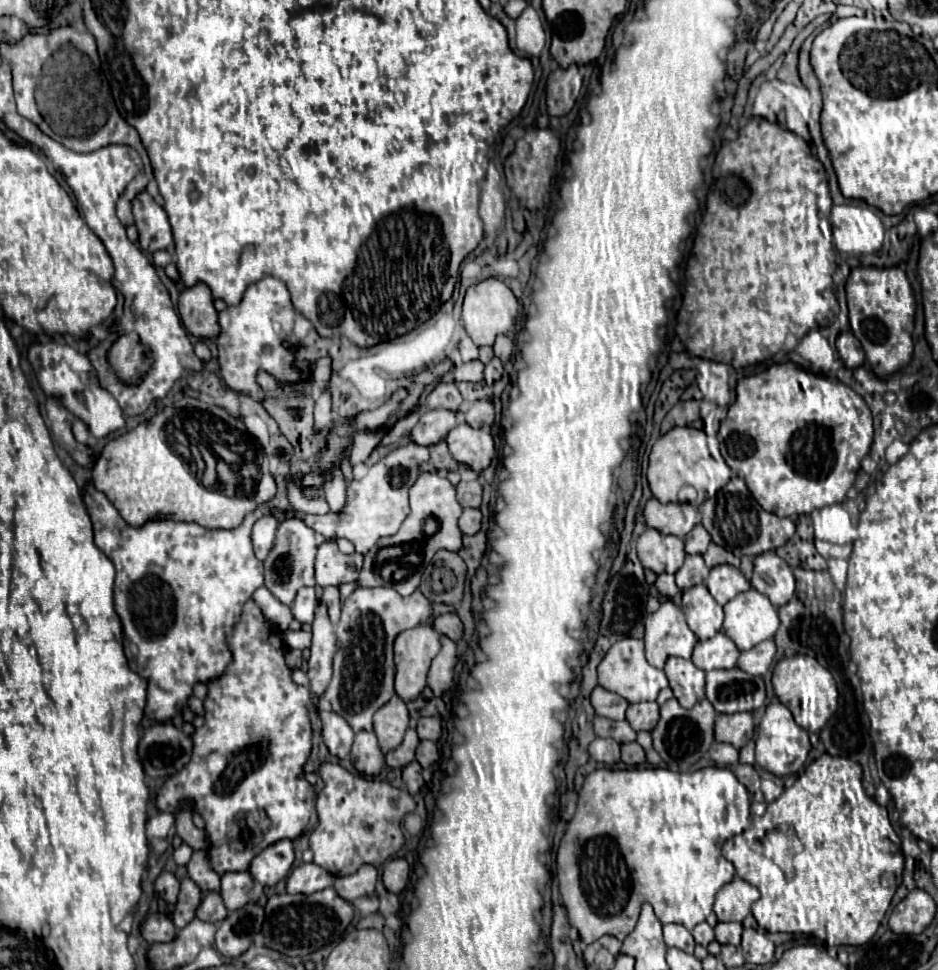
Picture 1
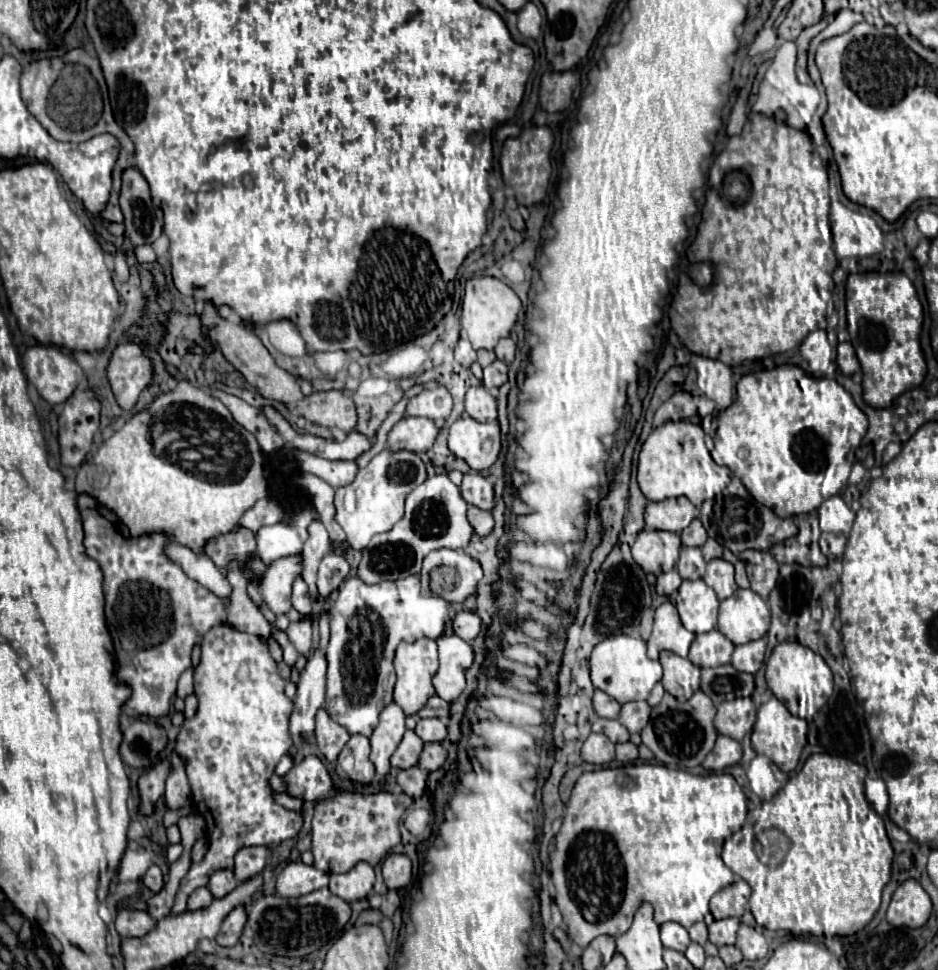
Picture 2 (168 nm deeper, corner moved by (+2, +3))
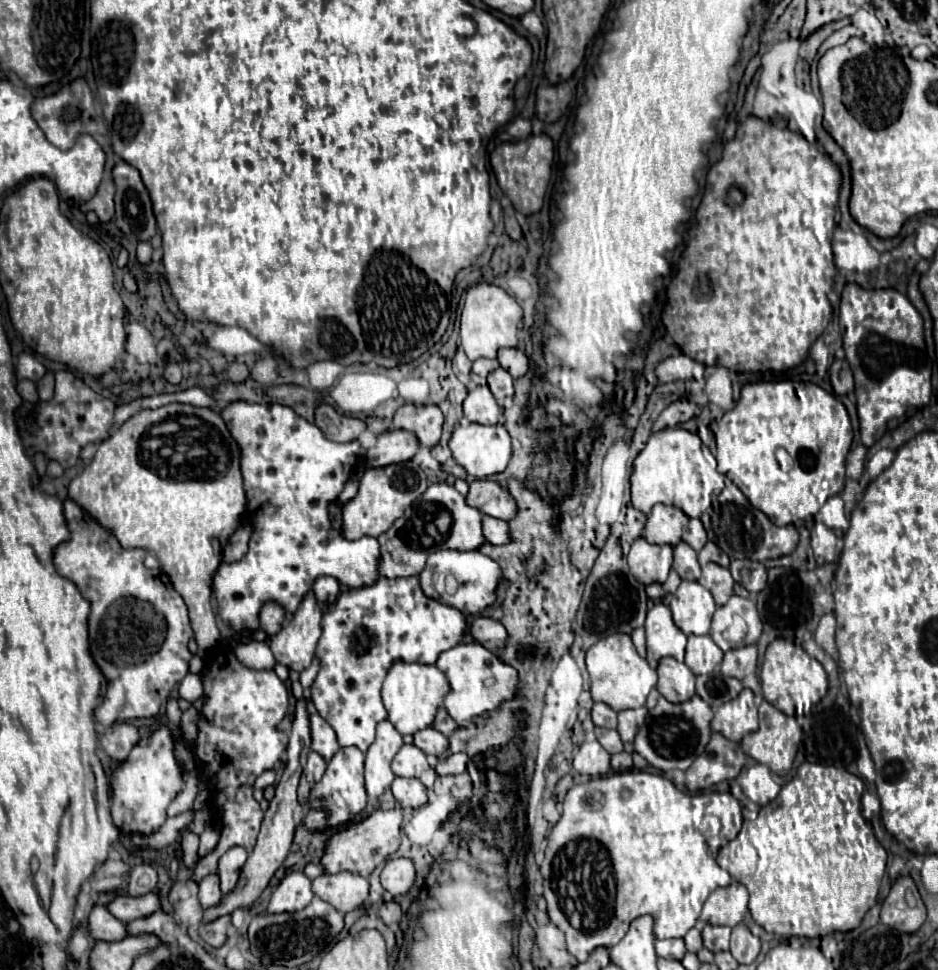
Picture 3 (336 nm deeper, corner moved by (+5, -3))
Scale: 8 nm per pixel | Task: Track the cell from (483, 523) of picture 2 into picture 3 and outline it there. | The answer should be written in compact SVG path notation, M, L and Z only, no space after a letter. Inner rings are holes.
M485 516L483 518L483 534L487 538L487 542L491 544L507 544L511 542L511 536L509 536L509 524L505 520L497 520L493 516Z

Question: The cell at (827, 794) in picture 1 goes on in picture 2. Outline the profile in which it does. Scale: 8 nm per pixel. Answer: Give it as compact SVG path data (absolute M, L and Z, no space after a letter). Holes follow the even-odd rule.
M812 754L812 756L804 762L802 770L800 770L796 776L792 776L792 778L782 786L782 790L780 790L770 802L764 802L764 804L762 804L762 806L768 810L766 826L764 826L764 828L778 828L778 830L782 830L782 832L790 838L790 842L792 842L792 846L790 846L784 862L782 862L778 868L774 868L774 870L770 870L768 866L764 866L764 864L758 860L758 856L754 850L754 832L751 832L750 837L746 837L745 834L743 834L742 827L738 832L734 833L734 836L730 836L730 838L724 842L721 853L722 860L724 860L724 864L726 864L734 874L738 874L742 880L746 880L746 882L752 886L750 908L752 908L752 914L754 914L754 918L756 918L756 922L758 922L760 926L764 926L764 928L768 928L768 930L788 930L788 932L792 932L792 934L804 934L804 932L808 932L808 934L814 934L814 936L832 938L832 936L854 936L856 932L860 932L860 930L874 918L874 914L876 914L878 908L880 908L882 890L884 890L884 886L890 882L894 848L892 848L892 844L890 844L890 840L888 840L888 834L886 834L882 816L880 816L878 812L874 812L874 808L868 804L868 800L866 800L866 796L864 796L864 778L866 778L866 768L864 768L862 764L858 764L858 762L852 762L852 760L848 760L848 758L836 758L836 756L830 756L830 754Z

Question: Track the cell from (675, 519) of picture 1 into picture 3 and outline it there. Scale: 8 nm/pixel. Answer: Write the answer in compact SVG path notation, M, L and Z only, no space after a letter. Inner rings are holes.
M657 504L647 516L643 538L649 540L649 544L675 546L677 542L681 542L681 532L687 522L689 518L679 508Z

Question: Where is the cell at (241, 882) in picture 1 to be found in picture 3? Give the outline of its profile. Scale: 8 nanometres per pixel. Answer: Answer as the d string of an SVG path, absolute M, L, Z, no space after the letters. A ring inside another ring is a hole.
M217 874L205 876L205 878L199 882L199 902L201 902L201 908L203 908L203 910L213 908L215 904L219 904L219 900L221 900L219 876L217 876Z

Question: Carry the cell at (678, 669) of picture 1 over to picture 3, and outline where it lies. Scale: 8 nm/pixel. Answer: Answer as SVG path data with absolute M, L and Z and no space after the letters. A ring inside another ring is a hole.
M661 658L657 666L657 690L669 702L685 702L695 694L695 674L675 658Z

